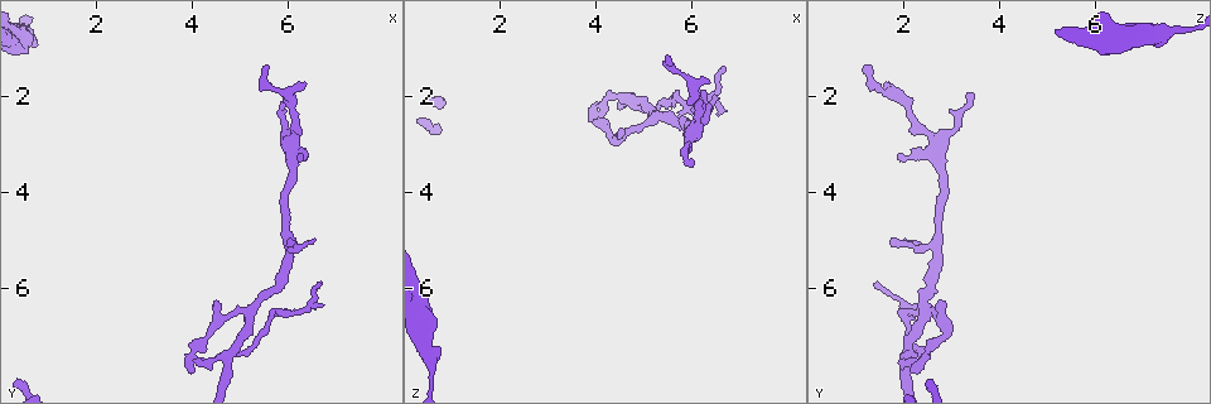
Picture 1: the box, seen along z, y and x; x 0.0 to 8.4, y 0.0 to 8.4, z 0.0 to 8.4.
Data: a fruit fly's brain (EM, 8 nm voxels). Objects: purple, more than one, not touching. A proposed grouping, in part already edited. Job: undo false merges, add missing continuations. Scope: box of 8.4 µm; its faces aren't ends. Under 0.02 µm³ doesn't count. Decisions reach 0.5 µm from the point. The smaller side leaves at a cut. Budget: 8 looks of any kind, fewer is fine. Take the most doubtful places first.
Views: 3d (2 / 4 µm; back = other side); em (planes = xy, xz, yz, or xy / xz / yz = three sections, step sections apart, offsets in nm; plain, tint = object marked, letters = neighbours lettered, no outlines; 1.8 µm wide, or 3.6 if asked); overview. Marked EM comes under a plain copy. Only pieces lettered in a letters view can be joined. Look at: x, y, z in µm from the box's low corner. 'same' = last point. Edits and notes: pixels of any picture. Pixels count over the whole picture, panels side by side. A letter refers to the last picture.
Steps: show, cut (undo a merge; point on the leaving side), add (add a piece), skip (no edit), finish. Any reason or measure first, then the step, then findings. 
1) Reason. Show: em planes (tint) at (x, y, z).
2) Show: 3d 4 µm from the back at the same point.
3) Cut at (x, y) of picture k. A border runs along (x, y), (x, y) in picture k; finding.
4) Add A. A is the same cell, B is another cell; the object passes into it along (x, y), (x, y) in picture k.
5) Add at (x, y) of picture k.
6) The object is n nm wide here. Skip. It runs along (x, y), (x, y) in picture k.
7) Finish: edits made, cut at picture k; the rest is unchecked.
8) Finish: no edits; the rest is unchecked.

Looks like a crossing. Show: 3d 2 µm at (5.25, 6.45, 2.45).

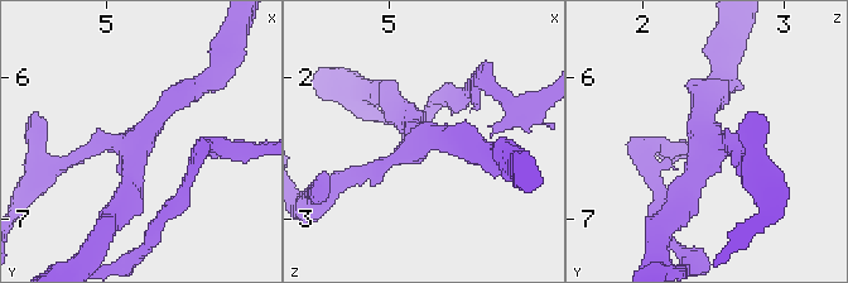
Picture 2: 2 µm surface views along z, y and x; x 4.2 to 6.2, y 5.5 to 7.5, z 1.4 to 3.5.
4 arms meet here; need the tissue. Show: em planes (letters) at (5.22, 6.48, 2.42).

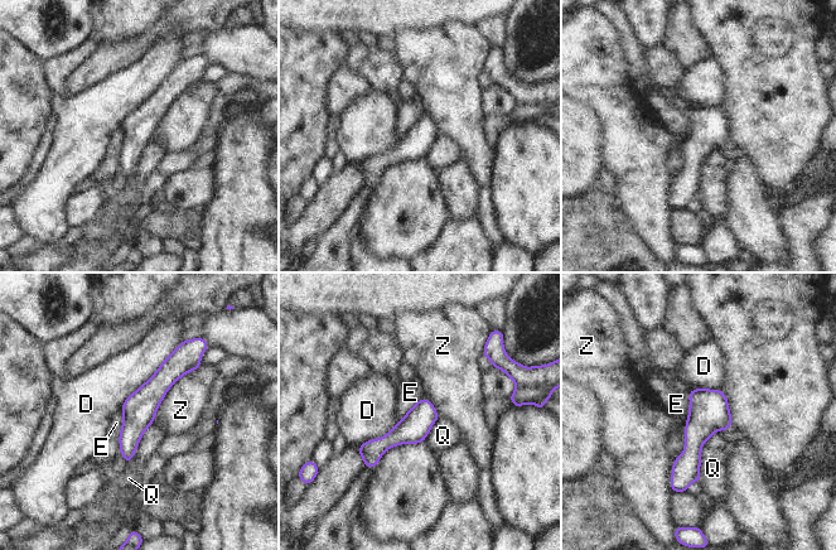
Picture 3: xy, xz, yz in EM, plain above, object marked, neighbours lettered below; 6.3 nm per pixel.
The longest contact is with D, 600 nm. Skip. D, E, Q and Z are other cells; a border runs along (425, 397), (421, 397), (399, 421) in picture 3; continuous, no second cell.

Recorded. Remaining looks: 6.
Free end. Show: em planes (tint) at (6.45, 5.05, 2.00).

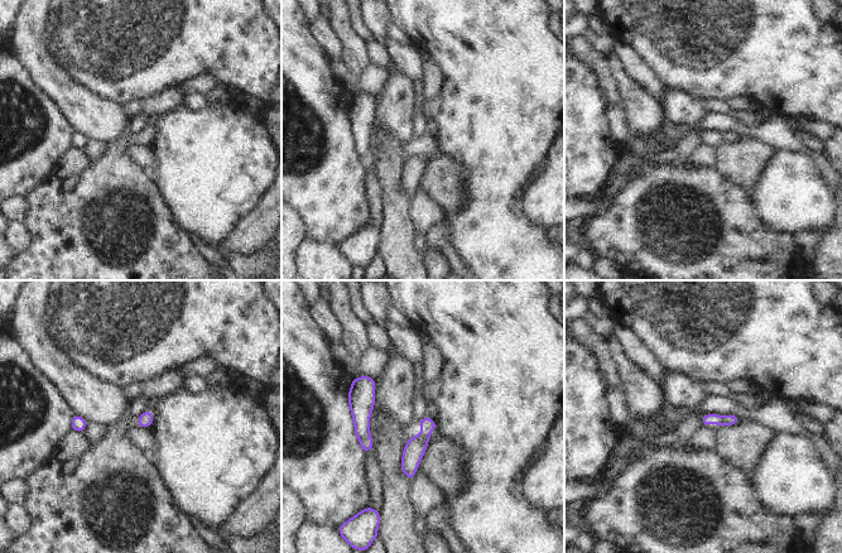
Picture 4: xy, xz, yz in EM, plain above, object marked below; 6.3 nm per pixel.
What lies round it. Show: em planes (letters) at the same point.

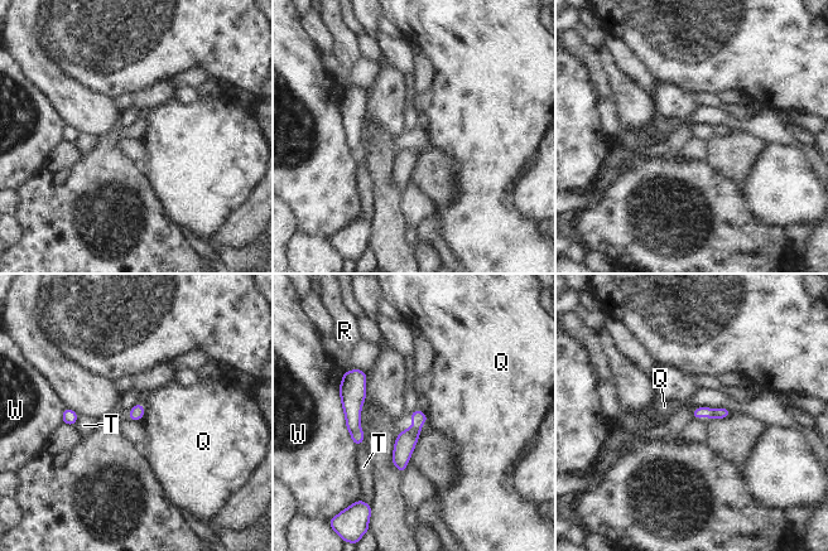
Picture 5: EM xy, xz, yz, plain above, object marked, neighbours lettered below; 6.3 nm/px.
The longest contact is with W, 480 nm. Skip. Q, R, T and W are other cells; a border runs along (424, 412), (427, 417) in picture 5; no lettered piece goes on from it.

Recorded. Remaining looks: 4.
Tapers out. Show: em yz step 4 (letters) at (5.55, 1.40, 1.30).

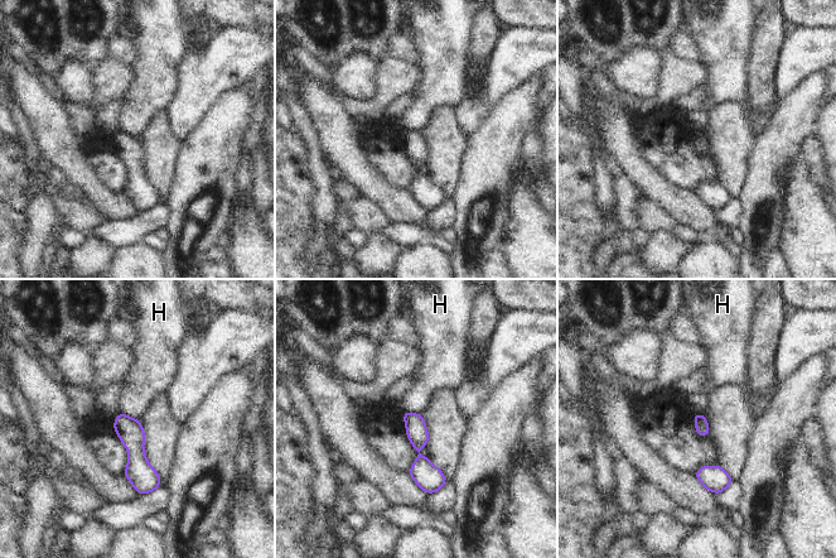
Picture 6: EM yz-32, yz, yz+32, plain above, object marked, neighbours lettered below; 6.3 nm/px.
Skip. H is another cell; it runs along (406, 415), (433, 489) in picture 6; none of them fits.

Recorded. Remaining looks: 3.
An open end. Show: em planes (tint) at (5.95, 2.00, 3.50).

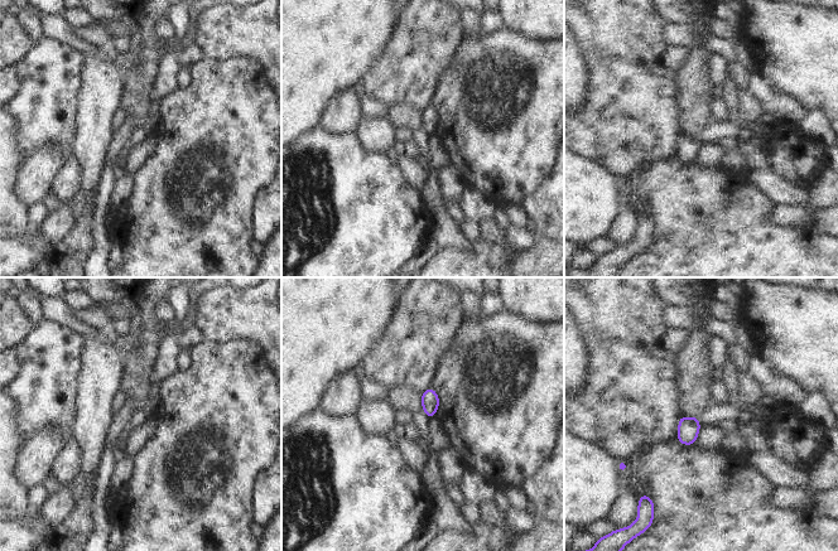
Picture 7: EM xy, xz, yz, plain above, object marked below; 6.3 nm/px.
See the neighbours. Show: em planes (letters) at the same point.

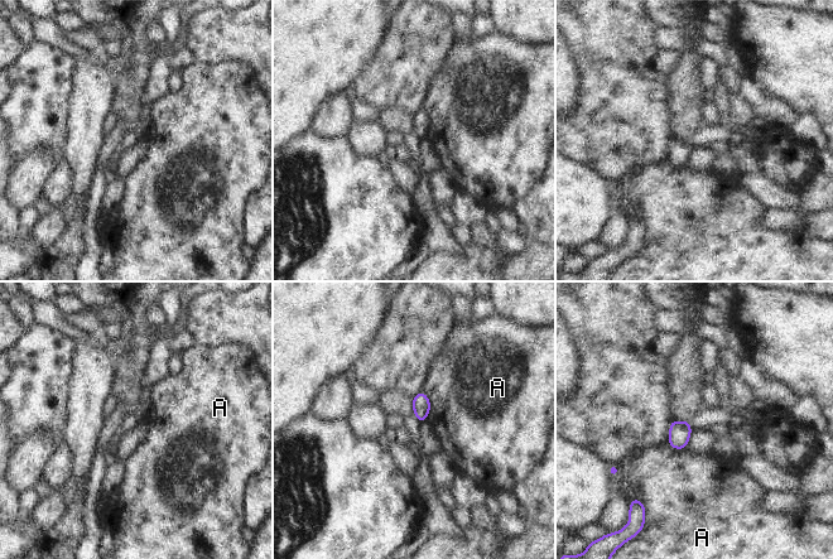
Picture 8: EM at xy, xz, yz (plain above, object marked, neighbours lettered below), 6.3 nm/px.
The longest contact is with A, 190 nm. Skip. A is another cell; a border runs along (420, 390), (429, 403), (425, 419) in picture 8; no lettered piece goes on from it.

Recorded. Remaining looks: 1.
Finish: no edits; the rest is unchecked.

